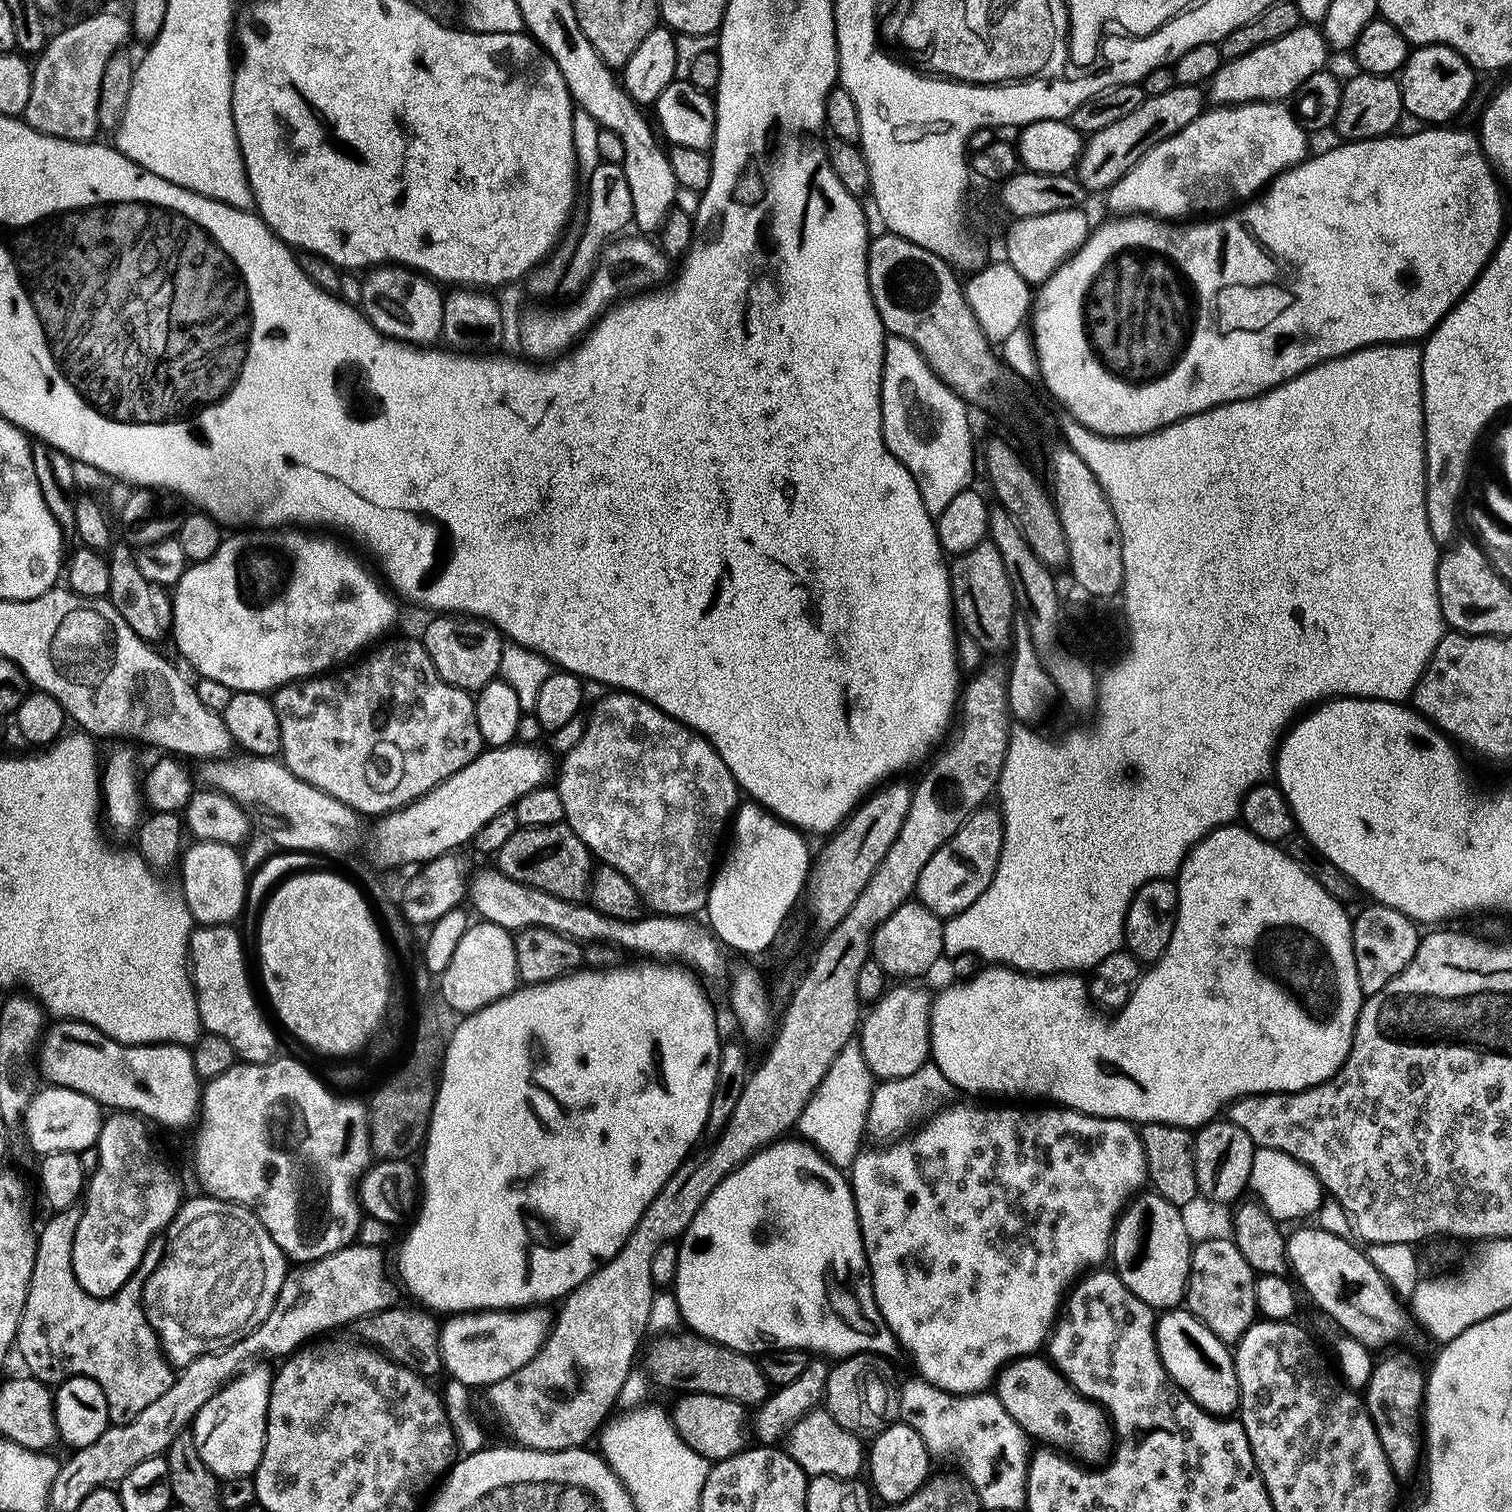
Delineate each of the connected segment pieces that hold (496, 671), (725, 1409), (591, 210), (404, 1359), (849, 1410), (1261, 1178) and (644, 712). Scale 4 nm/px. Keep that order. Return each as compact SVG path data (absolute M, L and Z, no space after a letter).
M436 614L424 628L422 639L426 654L430 654L430 662L434 662L434 670L450 686L458 686L464 692L482 691L500 674L502 650L506 646L505 637L492 627L487 620L477 620L459 614Z
M690 1392L681 1395L679 1399L680 1401L673 1408L670 1408L670 1419L682 1442L690 1446L691 1450L697 1451L702 1458L709 1462L725 1460L744 1451L746 1447L746 1441L744 1441L744 1432L746 1436L745 1405L739 1404L738 1401L730 1398L718 1398L718 1394L702 1394L701 1392Z
M601 161L601 164L586 178L586 184L588 184L588 202L584 235L575 241L575 252L571 255L566 274L563 275L558 289L560 294L579 295L587 287L587 283L595 272L599 258L607 245L606 239L633 223L630 187L621 164Z
M396 1304L391 1308L361 1317L353 1323L352 1331L361 1339L361 1343L376 1348L396 1363L414 1370L422 1377L433 1378L432 1376L443 1371L439 1342L440 1324L433 1313L411 1307L402 1308L400 1304Z
M860 1353L839 1359L828 1371L823 1399L825 1411L844 1430L849 1430L850 1433L866 1442L877 1437L882 1430L888 1428L892 1423L895 1423L899 1417L899 1387L897 1380L895 1381L892 1378L894 1372L890 1364L891 1361L887 1357L877 1356L876 1353Z
M1257 1148L1254 1154L1254 1162L1250 1166L1250 1178L1248 1188L1251 1195L1260 1201L1262 1207L1268 1211L1277 1222L1284 1220L1300 1220L1303 1216L1319 1213L1322 1201L1326 1193L1320 1183L1320 1179L1312 1170L1290 1158L1282 1150L1270 1150L1269 1148Z
M612 690L607 694L609 696L602 697L593 706L584 733L577 738L576 745L565 754L564 761L560 764L560 777L554 780L554 787L558 790L558 798L562 798L564 820L568 827L574 830L574 834L578 839L588 847L589 852L597 861L610 865L631 882L634 890L638 890L641 901L647 907L649 904L652 907L649 909L653 913L661 916L679 916L681 918L695 917L695 912L703 913L705 911L708 902L708 887L712 885L714 861L717 859L716 839L719 838L720 831L723 828L725 831L726 825L733 819L734 813L741 803L740 786L730 774L726 762L722 762L722 758L716 753L710 741L687 728L685 724L679 724L674 718L670 718L665 712L658 710L651 702L644 700L641 696L619 690Z

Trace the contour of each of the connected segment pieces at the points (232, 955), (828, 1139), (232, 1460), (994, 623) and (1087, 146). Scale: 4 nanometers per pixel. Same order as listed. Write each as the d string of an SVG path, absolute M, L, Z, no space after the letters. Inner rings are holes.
M210 924L193 927L190 937L190 971L196 989L198 1014L204 1032L218 1034L234 1046L237 1057L246 1064L264 1064L277 1055L276 1032L268 1025L256 996L252 993L252 984L248 981L248 968L244 965L244 948L240 945L240 936L235 927L227 924Z
M859 1043L842 1046L842 1050L838 1050L838 1058L834 1058L830 1070L826 1070L826 1078L822 1078L818 1090L814 1090L796 1123L799 1135L841 1170L851 1169L854 1158L862 1151L873 1087L874 1075Z
M262 1362L244 1368L198 1410L190 1431L202 1462L217 1478L252 1476L262 1458L273 1369ZM256 1364L256 1365L254 1365Z
M985 538L974 550L955 557L950 564L952 577L952 606L959 627L983 649L985 653L1004 652L1012 640L1012 615L1017 615L1016 599L1002 566L998 546Z
M1176 83L1172 89L1164 94L1145 95L1142 106L1138 110L1133 110L1126 114L1126 118L1121 118L1119 122L1113 122L1111 126L1106 126L1106 130L1098 130L1091 133L1085 139L1084 149L1080 151L1080 158L1076 161L1074 169L1075 179L1089 193L1107 193L1108 189L1118 182L1158 142L1178 134L1182 126L1190 126L1194 118L1198 118L1200 113L1206 108L1206 92L1201 85L1182 85Z

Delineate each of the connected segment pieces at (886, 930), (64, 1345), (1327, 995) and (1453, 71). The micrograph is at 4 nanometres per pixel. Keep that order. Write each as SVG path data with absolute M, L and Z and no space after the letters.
M918 902L898 906L898 910L894 910L886 922L877 926L872 936L871 959L876 960L890 978L924 976L944 955L944 920Z
M61 1208L51 1213L52 1217L44 1224L44 1229L39 1229L36 1238L36 1257L34 1258L33 1274L28 1284L28 1293L26 1294L25 1309L22 1310L21 1324L18 1326L15 1351L20 1351L20 1356L24 1359L27 1375L36 1377L44 1384L49 1386L59 1386L64 1381L69 1380L71 1376L85 1376L94 1382L98 1382L98 1386L104 1391L104 1397L108 1403L108 1418L113 1425L126 1424L134 1421L138 1417L140 1411L145 1410L150 1402L155 1402L162 1394L169 1390L174 1379L173 1365L169 1364L168 1357L164 1355L164 1350L160 1346L160 1339L156 1337L156 1332L148 1324L148 1319L144 1313L144 1283L150 1278L150 1274L160 1264L160 1260L166 1251L166 1240L163 1235L154 1237L150 1242L150 1246L146 1246L146 1254L142 1256L142 1262L137 1266L137 1270L132 1277L124 1285L121 1286L116 1293L108 1297L92 1297L79 1285L78 1279L75 1278L72 1269L72 1247L74 1246L74 1234L78 1230L78 1222L80 1221L79 1211L74 1208Z
M1233 822L1225 824L1223 828L1216 828L1208 833L1204 839L1198 841L1191 852L1184 857L1176 885L1176 925L1174 926L1174 934L1170 934L1170 942L1166 946L1164 953L1158 957L1151 965L1152 968L1143 973L1138 982L1138 986L1134 990L1134 994L1130 994L1130 998L1115 1013L1113 1020L1107 1020L1100 1012L1095 1012L1088 1005L1090 1001L1090 988L1086 983L1085 977L1080 974L1070 972L1057 972L1055 974L1033 974L1030 972L1020 972L1016 968L1007 966L984 966L977 976L972 976L969 980L964 980L961 984L952 984L949 988L944 988L940 993L936 992L932 1002L931 1024L929 1026L929 1046L931 1048L930 1060L938 1066L938 1070L945 1075L945 1078L952 1084L953 1089L964 1092L985 1092L988 1096L1037 1096L1040 1102L1051 1102L1056 1106L1072 1108L1075 1112L1085 1112L1087 1116L1101 1116L1101 1118L1110 1118L1111 1120L1127 1120L1135 1122L1137 1125L1153 1124L1154 1122L1162 1122L1163 1124L1173 1124L1174 1126L1182 1126L1189 1130L1199 1129L1201 1126L1208 1126L1213 1123L1212 1120L1216 1115L1223 1113L1232 1101L1237 1100L1240 1096L1257 1096L1260 1092L1301 1092L1307 1088L1318 1086L1322 1082L1326 1082L1331 1076L1340 1069L1346 1062L1346 1058L1352 1049L1354 1042L1354 1034L1356 1023L1360 1014L1360 1008L1365 1002L1365 994L1358 986L1358 966L1354 966L1354 946L1352 945L1352 920L1350 916L1344 913L1345 905L1331 896L1316 880L1315 875L1311 871L1304 869L1296 856L1285 853L1283 847L1277 846L1275 843L1258 838L1251 830L1241 826L1239 823Z
M1421 44L1409 51L1408 59L1398 72L1398 83L1405 113L1417 116L1428 126L1444 126L1463 110L1472 96L1477 73L1450 46L1445 44Z

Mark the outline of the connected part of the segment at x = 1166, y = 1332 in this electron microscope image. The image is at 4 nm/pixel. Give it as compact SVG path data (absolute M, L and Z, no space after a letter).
M1168 1310L1157 1319L1156 1345L1162 1366L1170 1374L1170 1378L1181 1388L1184 1393L1202 1410L1206 1410L1212 1416L1228 1418L1239 1409L1240 1387L1236 1377L1236 1362L1229 1345L1223 1344L1219 1338L1207 1328L1202 1321L1197 1320L1187 1310Z

